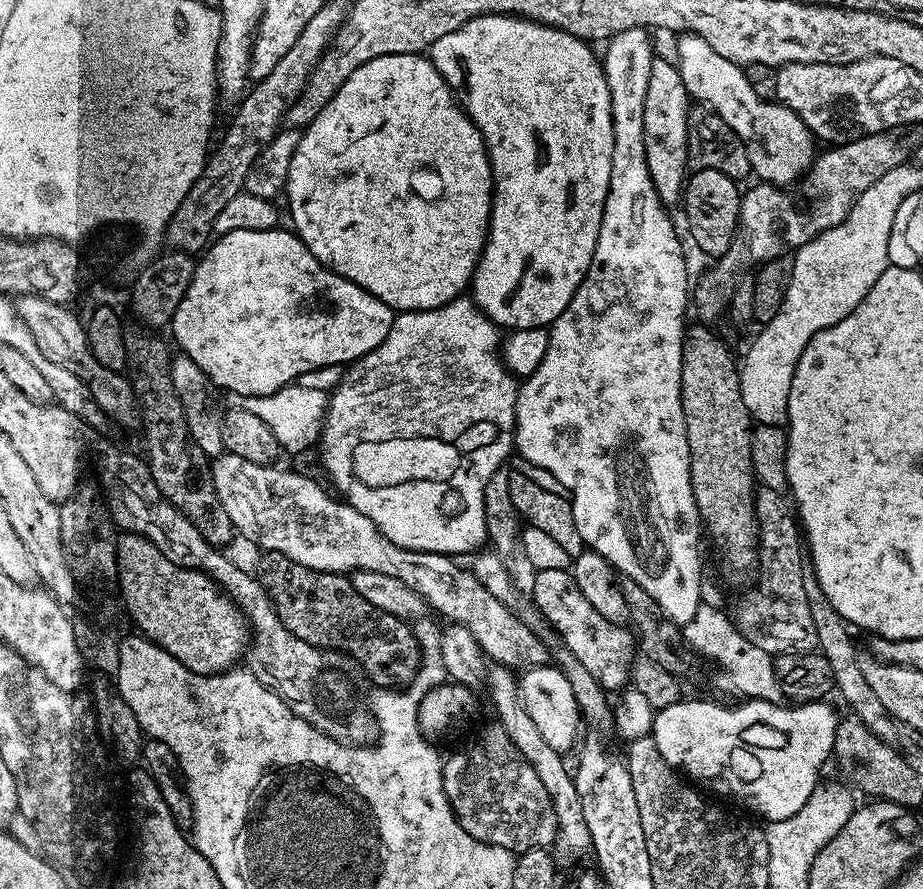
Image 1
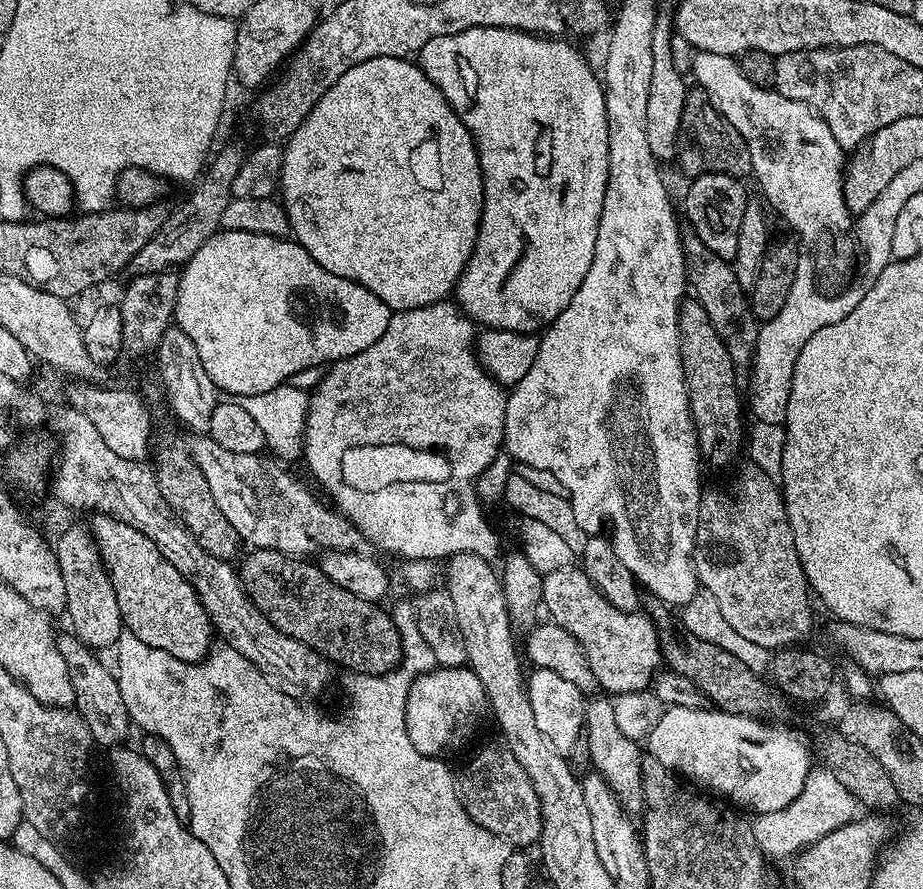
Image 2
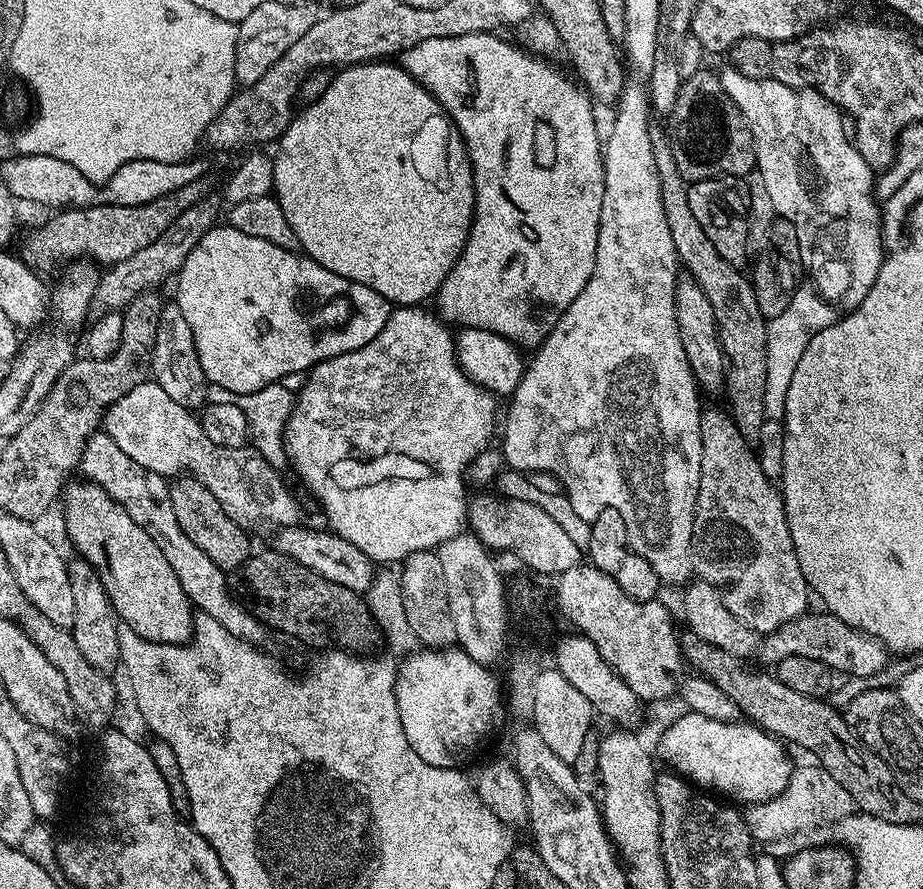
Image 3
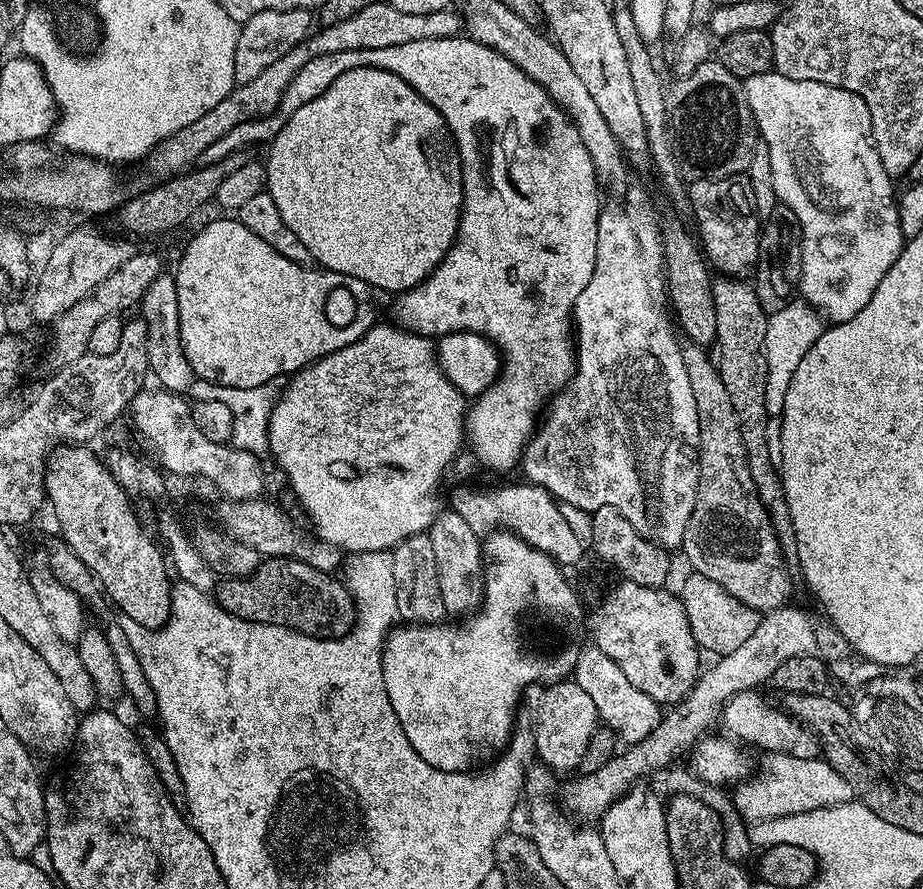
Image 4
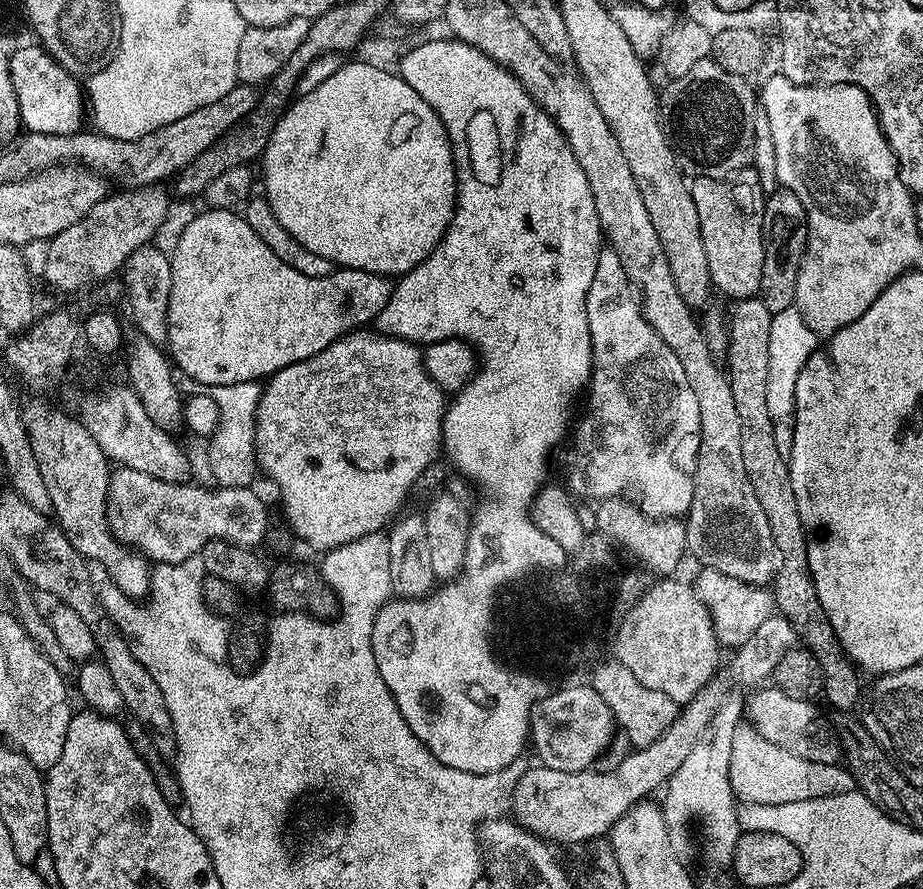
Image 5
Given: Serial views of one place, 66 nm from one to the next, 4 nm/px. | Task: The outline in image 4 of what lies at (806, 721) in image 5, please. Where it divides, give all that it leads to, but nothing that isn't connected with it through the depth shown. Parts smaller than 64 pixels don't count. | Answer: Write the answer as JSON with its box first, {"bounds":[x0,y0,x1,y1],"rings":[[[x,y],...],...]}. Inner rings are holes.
{"bounds":[722,691,821,759],"rings":[[[759,691],[739,692],[731,696],[722,705],[722,724],[729,728],[737,741],[744,740],[757,744],[768,754],[779,754],[782,756],[794,756],[796,758],[817,759],[821,753],[821,745],[815,734],[808,729],[800,720],[788,715],[783,707],[775,708],[764,696],[759,696]]]}

